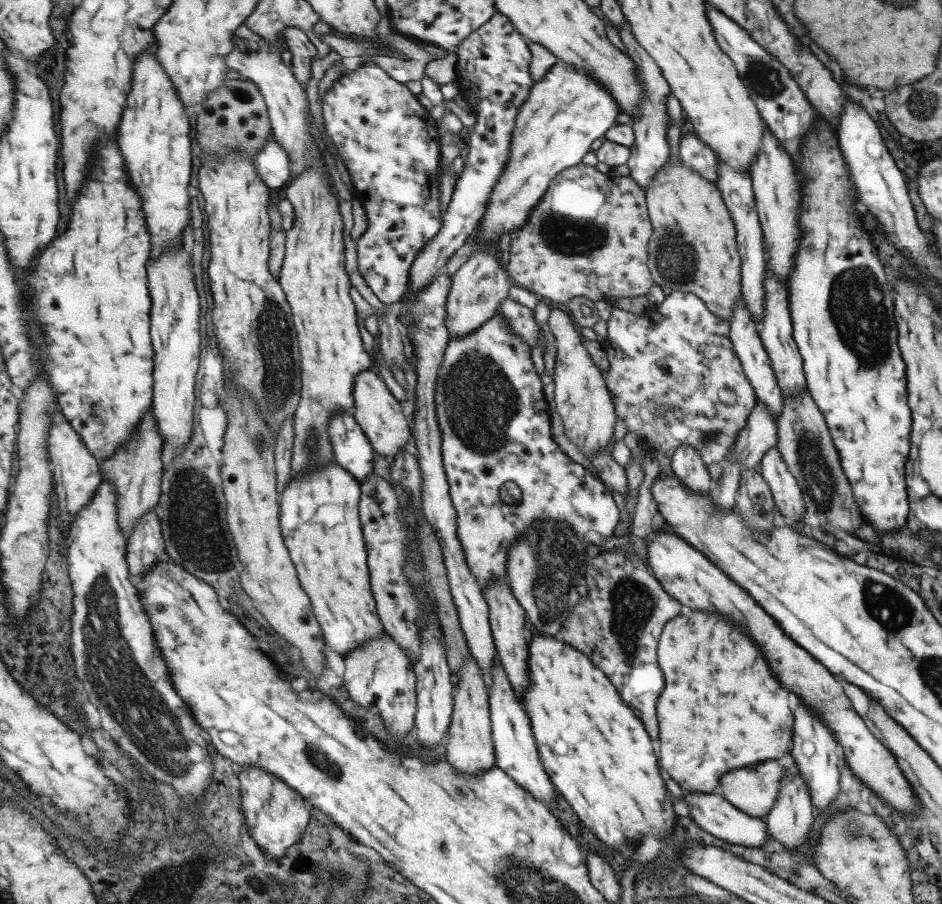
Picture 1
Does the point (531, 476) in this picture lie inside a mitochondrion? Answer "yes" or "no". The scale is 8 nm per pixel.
no

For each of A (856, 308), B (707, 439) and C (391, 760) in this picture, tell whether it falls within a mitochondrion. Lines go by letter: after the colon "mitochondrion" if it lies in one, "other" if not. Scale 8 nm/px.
A: mitochondrion
B: mitochondrion
C: other

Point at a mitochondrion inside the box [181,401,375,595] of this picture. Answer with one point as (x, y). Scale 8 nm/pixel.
(312, 451)

